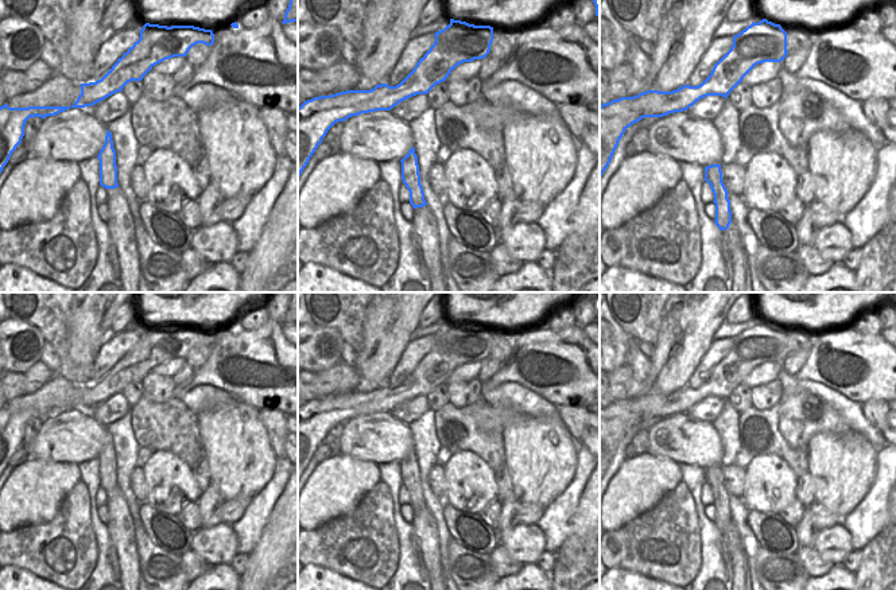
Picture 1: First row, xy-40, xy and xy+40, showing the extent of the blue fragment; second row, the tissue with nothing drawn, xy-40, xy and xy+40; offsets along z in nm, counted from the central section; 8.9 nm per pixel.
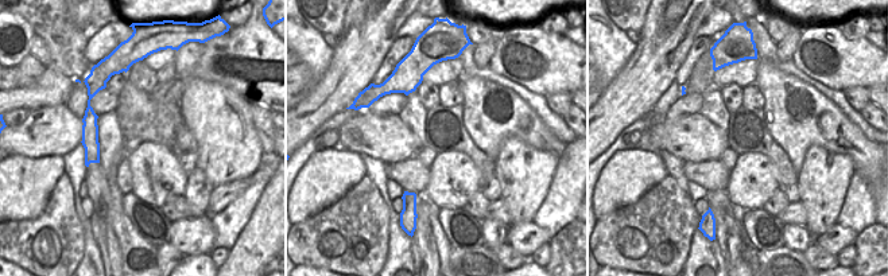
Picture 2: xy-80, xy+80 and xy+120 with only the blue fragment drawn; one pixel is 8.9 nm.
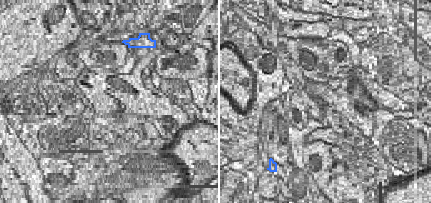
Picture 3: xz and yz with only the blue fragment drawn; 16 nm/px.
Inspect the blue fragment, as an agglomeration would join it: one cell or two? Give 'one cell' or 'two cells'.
two cells

